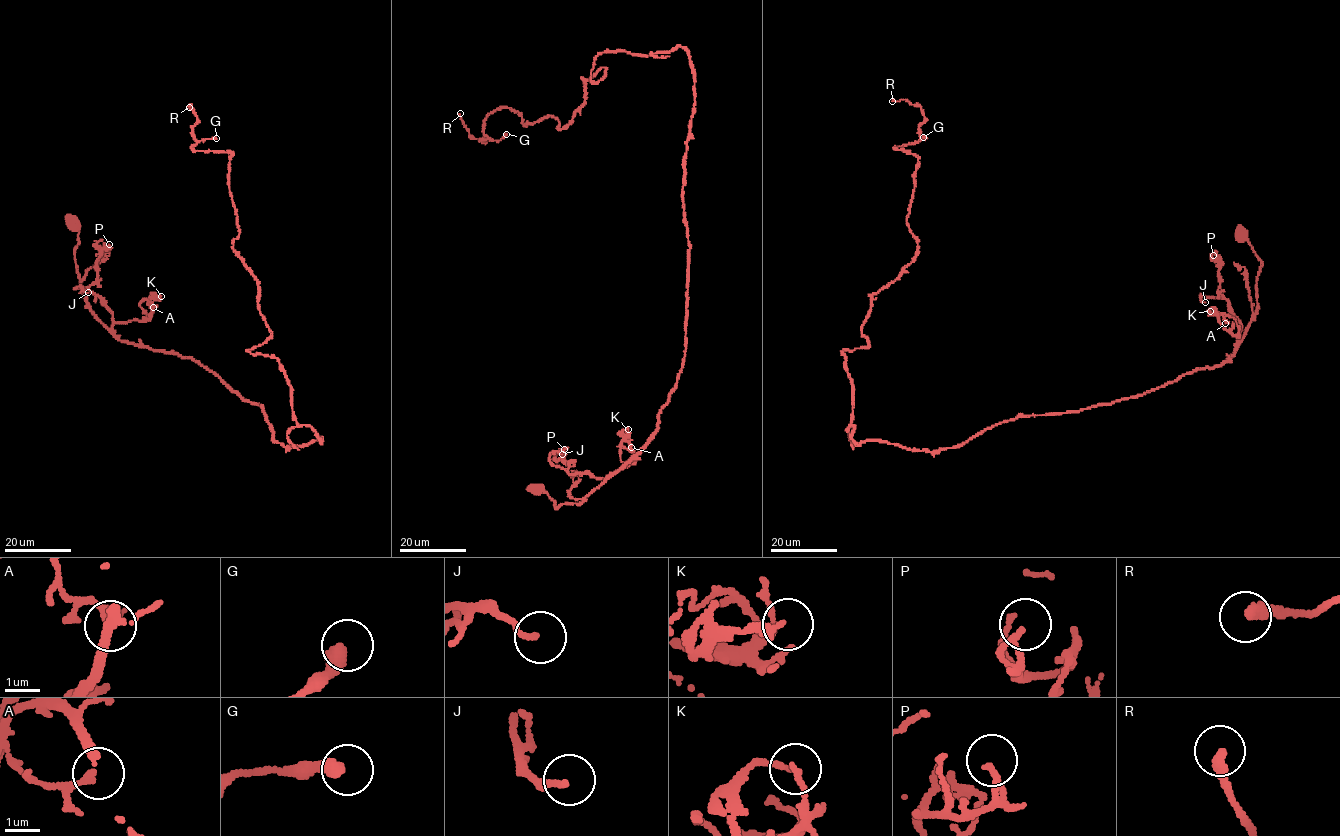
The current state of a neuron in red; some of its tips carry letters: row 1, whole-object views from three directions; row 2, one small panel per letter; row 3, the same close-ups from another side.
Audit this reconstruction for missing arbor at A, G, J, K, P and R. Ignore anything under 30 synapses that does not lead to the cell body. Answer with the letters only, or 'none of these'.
none of these

